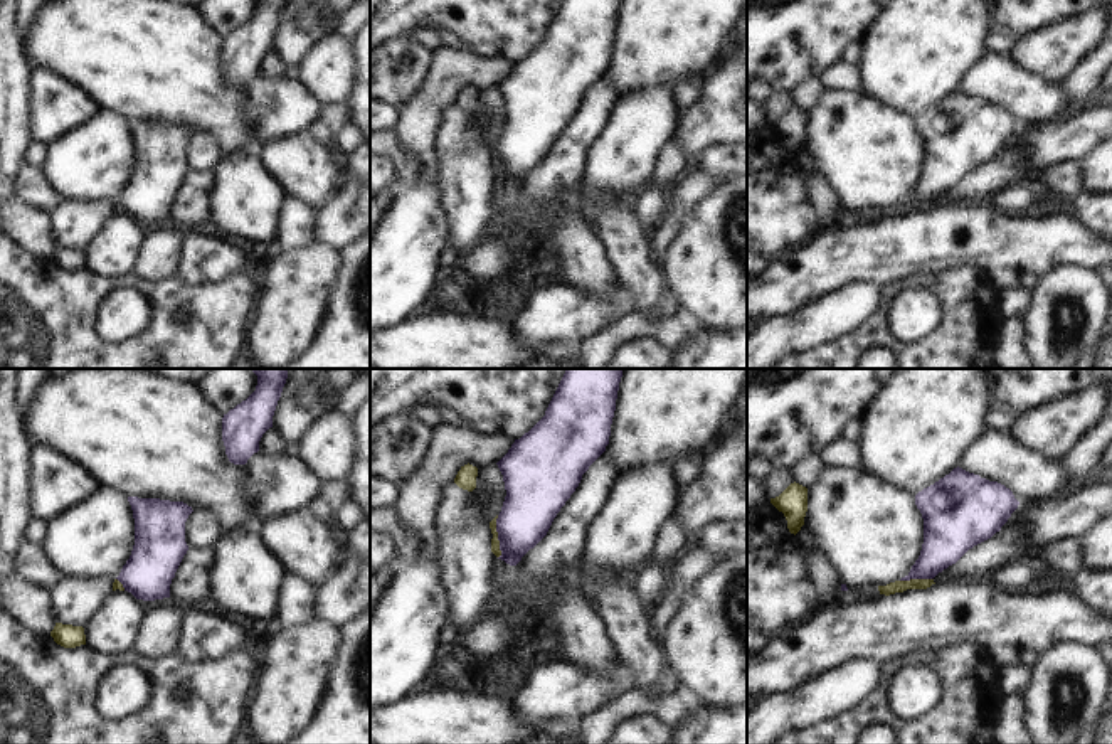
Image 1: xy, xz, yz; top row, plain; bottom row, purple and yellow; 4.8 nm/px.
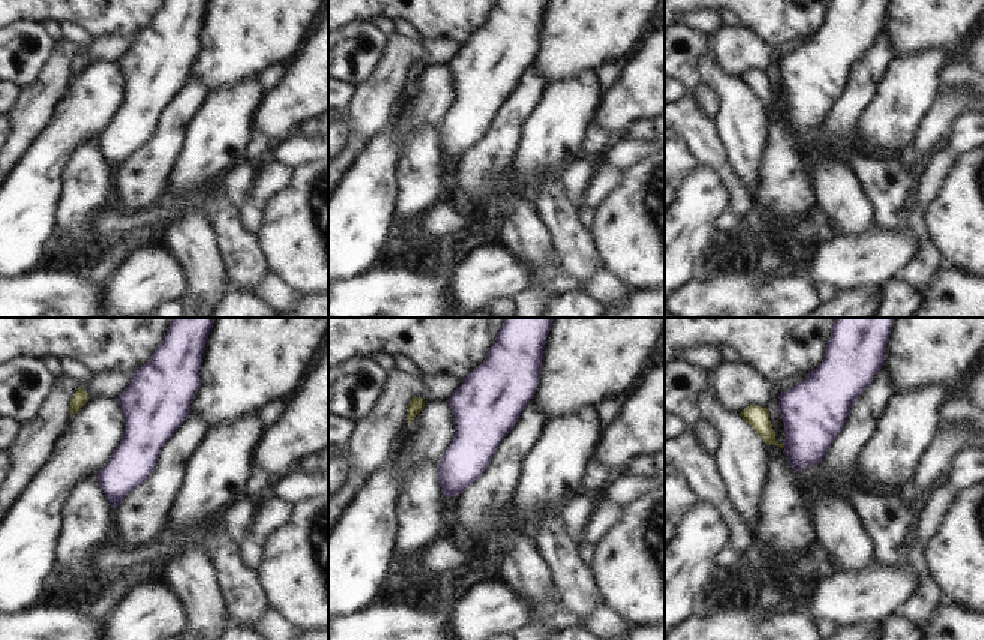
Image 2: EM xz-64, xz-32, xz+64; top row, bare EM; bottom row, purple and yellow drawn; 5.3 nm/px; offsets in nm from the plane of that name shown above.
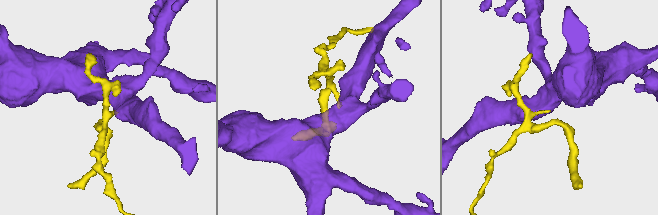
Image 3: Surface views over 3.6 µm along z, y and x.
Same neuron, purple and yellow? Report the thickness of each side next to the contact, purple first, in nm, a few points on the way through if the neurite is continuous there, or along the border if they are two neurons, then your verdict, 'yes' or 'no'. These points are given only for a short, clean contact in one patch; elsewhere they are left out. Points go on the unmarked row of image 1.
260/50 nm | along xz (497, 138), (498, 180) | no

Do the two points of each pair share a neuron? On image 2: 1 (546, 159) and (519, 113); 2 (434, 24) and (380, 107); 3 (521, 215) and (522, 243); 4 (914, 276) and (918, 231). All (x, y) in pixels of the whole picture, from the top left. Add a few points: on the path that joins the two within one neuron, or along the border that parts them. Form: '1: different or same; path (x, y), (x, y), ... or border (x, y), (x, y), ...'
1: different; border (543, 90), (521, 128), (515, 153)
2: different; border (425, 38), (455, 38), (459, 41)
3: same; path (521, 222), (522, 236)
4: same; path (923, 266), (923, 242)

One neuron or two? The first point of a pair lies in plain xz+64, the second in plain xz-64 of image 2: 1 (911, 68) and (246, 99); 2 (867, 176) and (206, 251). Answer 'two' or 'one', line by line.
1: one
2: two

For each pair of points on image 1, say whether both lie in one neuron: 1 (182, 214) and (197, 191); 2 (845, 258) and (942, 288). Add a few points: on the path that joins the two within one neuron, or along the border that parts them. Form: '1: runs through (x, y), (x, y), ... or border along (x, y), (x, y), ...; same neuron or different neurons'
1: runs through (187, 209), (194, 196); same neuron
2: border along (949, 268), (916, 275), (885, 286); different neurons

